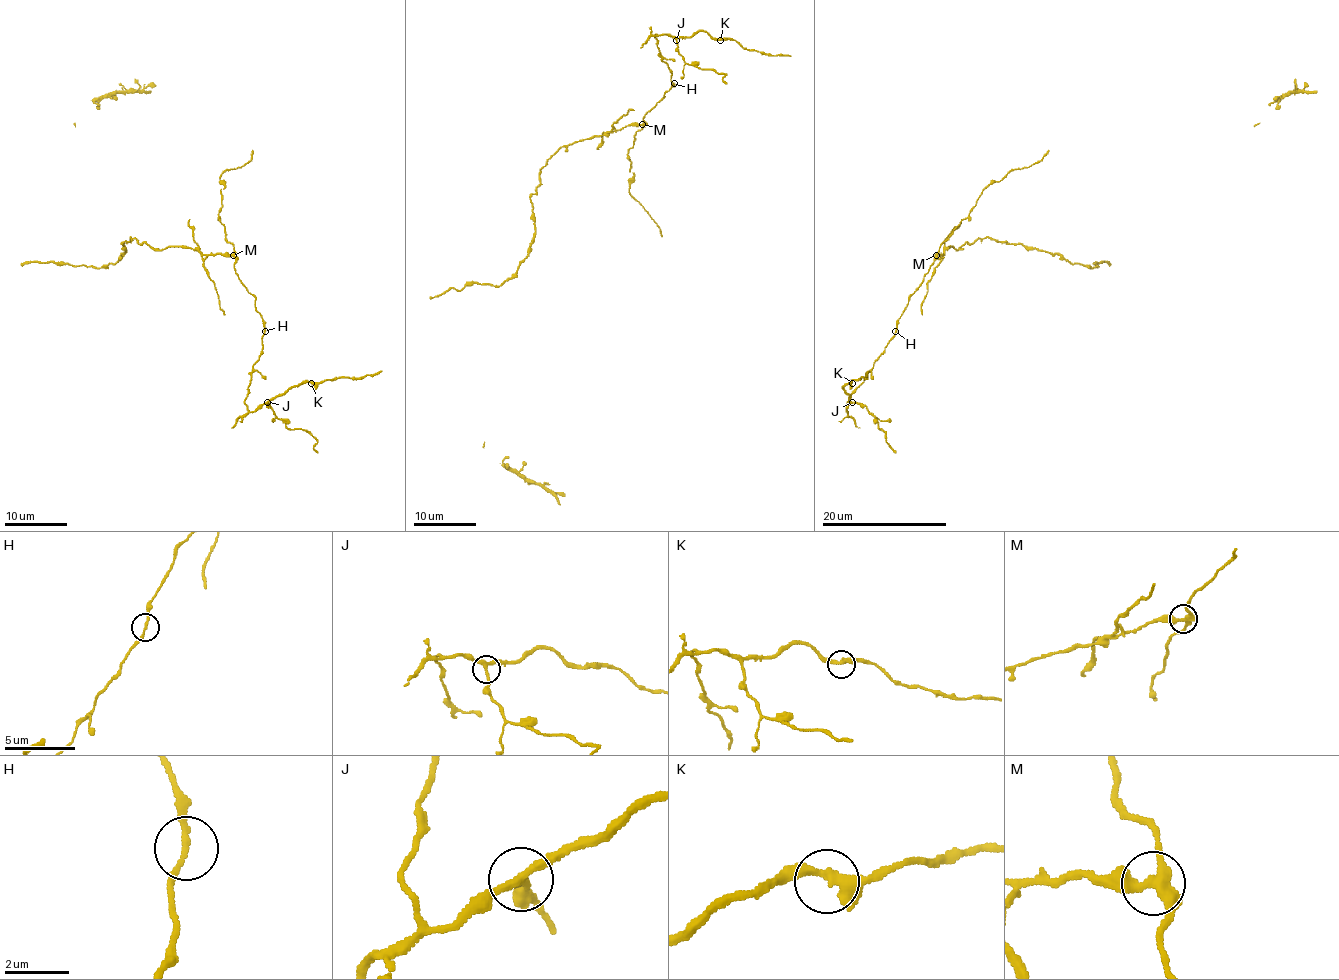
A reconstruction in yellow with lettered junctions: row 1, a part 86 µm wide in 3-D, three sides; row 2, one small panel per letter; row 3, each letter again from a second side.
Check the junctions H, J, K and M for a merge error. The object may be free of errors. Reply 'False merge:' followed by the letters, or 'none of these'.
False merge: M

